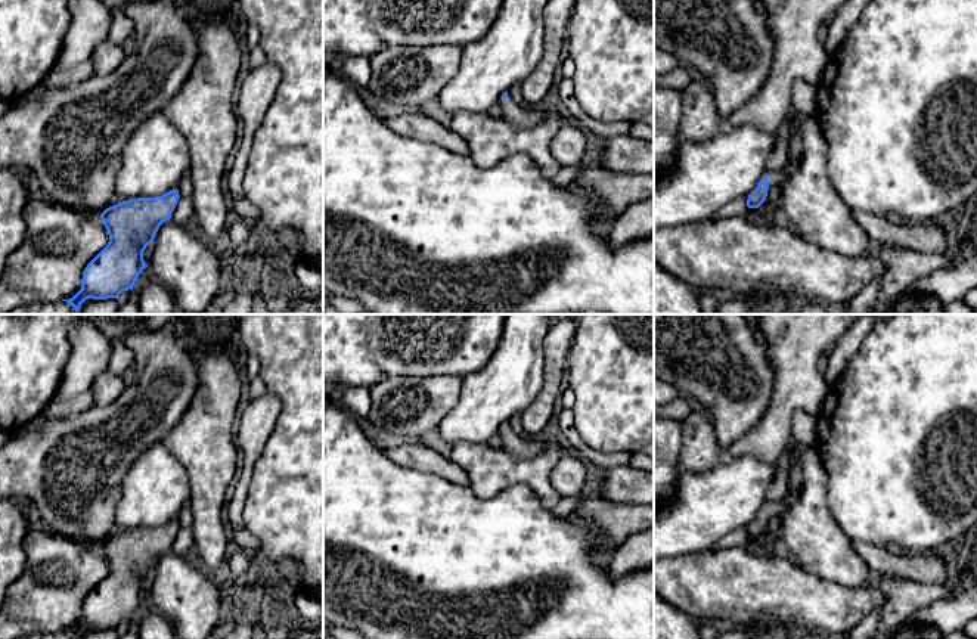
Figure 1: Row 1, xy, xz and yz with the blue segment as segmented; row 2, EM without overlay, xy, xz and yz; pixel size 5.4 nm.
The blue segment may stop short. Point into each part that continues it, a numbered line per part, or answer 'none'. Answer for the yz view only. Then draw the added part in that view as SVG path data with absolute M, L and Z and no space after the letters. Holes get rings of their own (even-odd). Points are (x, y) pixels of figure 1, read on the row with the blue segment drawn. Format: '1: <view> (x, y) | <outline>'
1: yz (781, 176) | M795 161L793 164L787 164L784 168L778 171L772 171L767 174L767 184L784 184L791 174L798 168L800 161Z

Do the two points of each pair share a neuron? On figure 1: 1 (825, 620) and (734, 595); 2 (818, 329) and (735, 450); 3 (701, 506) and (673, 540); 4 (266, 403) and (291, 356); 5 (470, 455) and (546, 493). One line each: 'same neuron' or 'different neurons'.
1: same neuron
2: same neuron
3: same neuron
4: different neurons
5: same neuron

